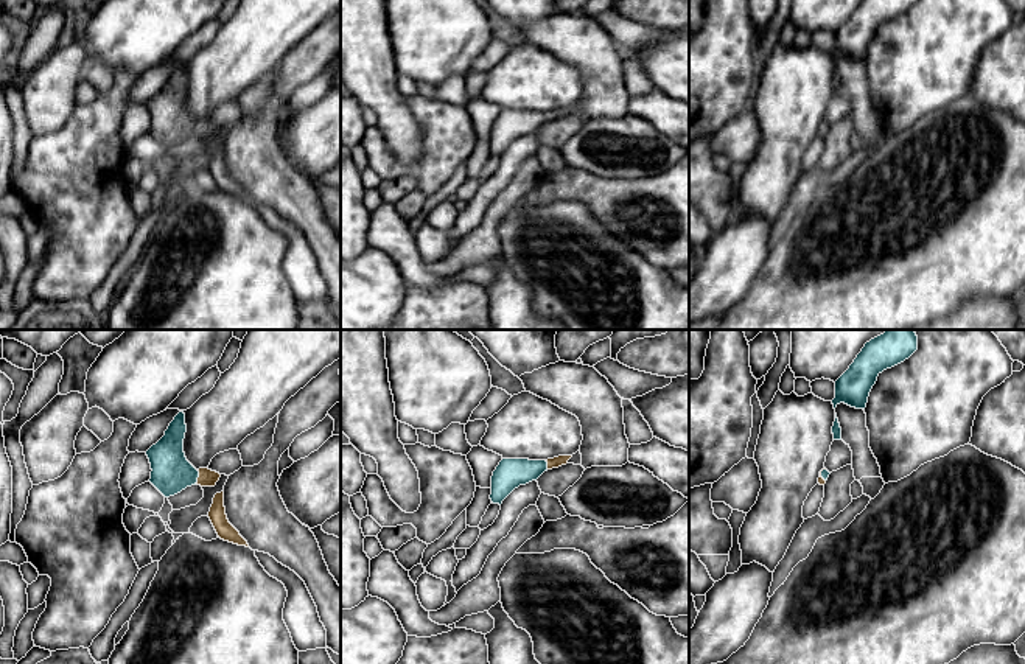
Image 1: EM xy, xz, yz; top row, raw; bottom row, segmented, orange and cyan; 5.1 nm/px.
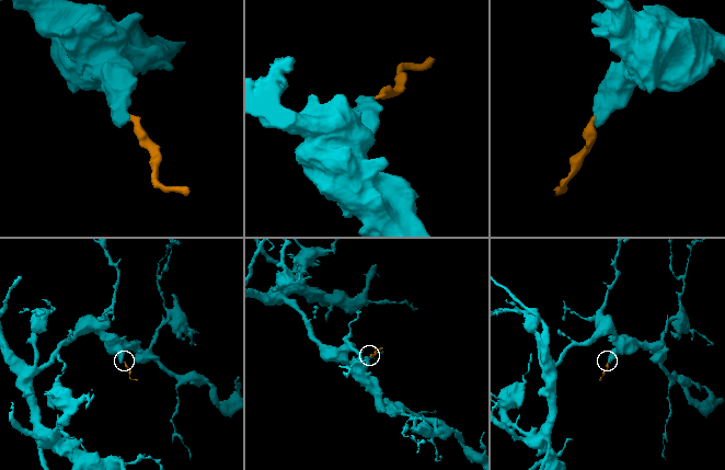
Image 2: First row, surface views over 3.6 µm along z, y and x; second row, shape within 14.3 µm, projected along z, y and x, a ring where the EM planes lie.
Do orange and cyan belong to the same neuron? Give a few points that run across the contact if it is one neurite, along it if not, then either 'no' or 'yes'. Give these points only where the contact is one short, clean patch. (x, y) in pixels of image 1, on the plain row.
line xy (207, 129), (199, 128), (171, 125); yes

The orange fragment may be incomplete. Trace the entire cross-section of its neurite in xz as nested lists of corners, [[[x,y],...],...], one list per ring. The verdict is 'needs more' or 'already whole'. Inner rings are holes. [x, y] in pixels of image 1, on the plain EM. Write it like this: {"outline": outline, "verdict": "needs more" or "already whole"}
{"outline": [[[558,107],[547,112],[502,110],[492,128],[492,154],[501,157],[515,140],[537,132],[547,121],[566,117],[571,109]]], "verdict": "needs more"}

